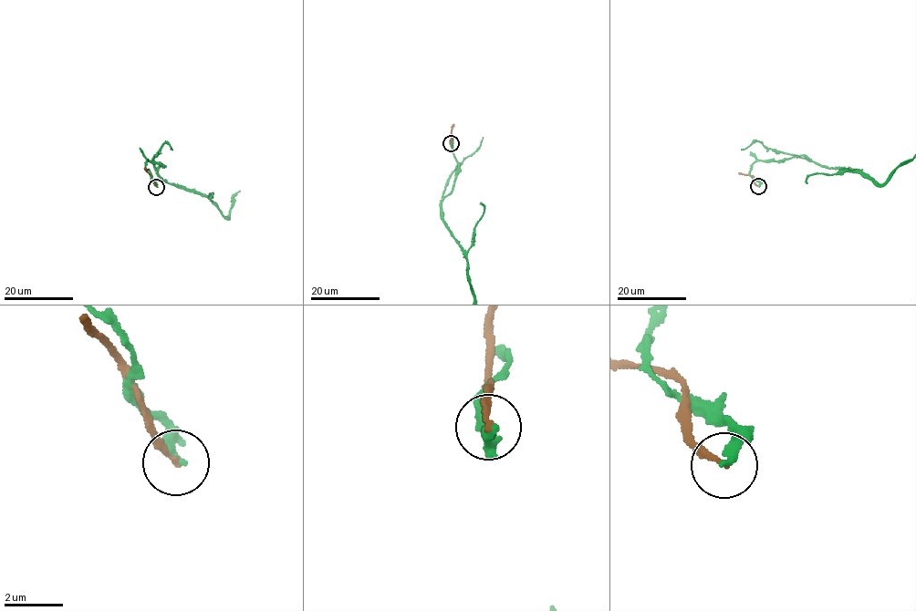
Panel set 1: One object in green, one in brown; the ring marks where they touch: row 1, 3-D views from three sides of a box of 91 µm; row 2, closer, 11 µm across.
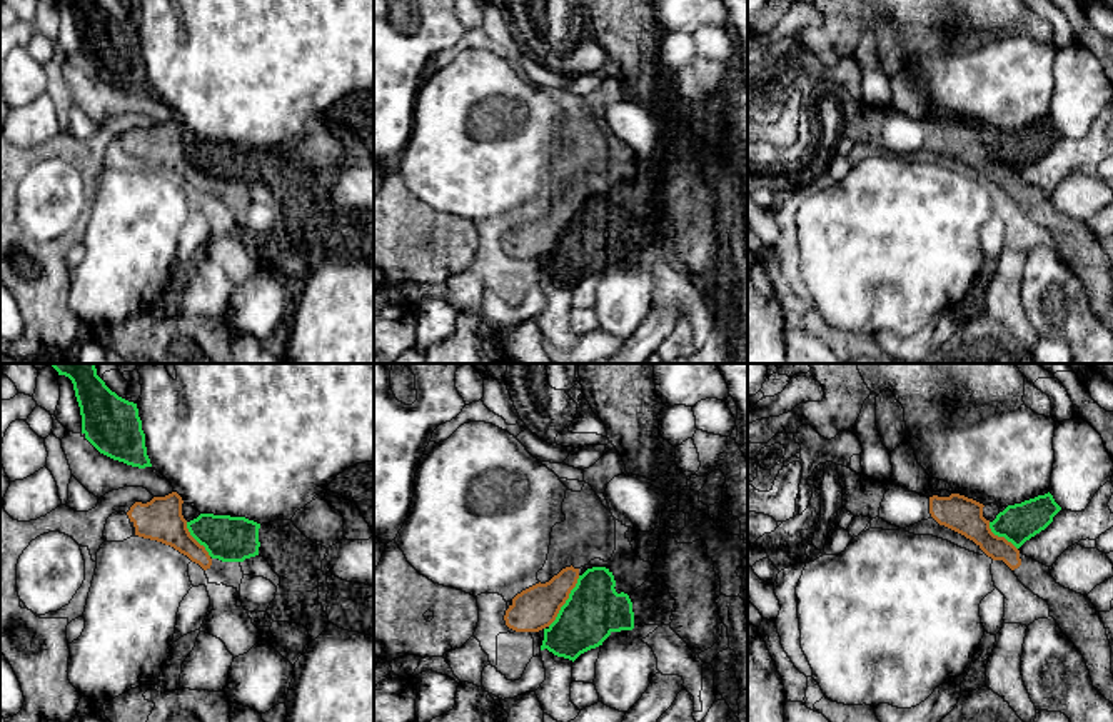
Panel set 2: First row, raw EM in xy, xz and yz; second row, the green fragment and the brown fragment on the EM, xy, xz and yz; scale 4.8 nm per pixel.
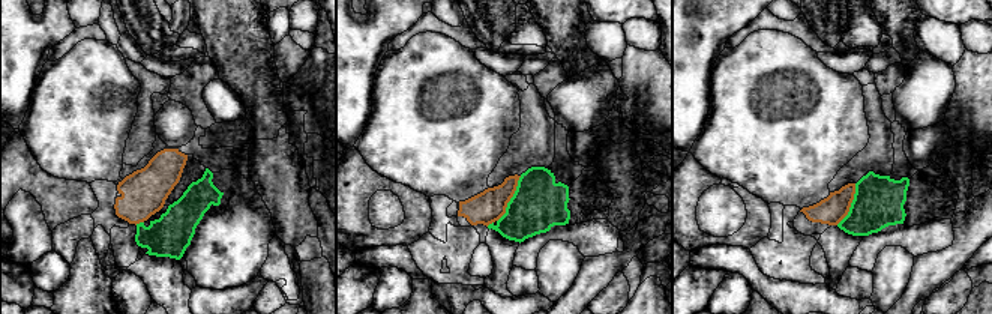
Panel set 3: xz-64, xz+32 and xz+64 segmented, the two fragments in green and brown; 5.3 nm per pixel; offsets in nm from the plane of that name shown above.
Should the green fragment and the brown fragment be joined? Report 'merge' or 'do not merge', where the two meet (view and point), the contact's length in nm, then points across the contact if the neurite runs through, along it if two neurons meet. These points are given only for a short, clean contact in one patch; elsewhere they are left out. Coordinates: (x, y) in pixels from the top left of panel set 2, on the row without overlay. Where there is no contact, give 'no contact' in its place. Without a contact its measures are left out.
do not merge; meets green in xz at (566, 227); contact 300 nm long; border along xz (579, 202), (569, 224), (548, 252)

